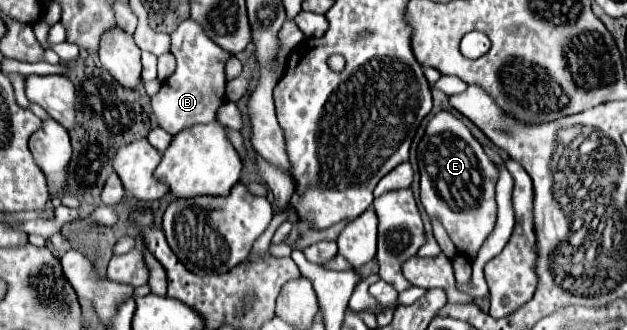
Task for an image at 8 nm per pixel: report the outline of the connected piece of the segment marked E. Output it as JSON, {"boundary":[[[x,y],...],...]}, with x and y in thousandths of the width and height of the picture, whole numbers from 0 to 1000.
{"boundary":[[[700,339],[684,364],[678,412],[665,442],[665,491],[671,521],[671,618],[678,642],[684,661],[703,673],[738,776],[758,782],[793,667],[793,497],[774,467],[748,388],[716,339]]]}

